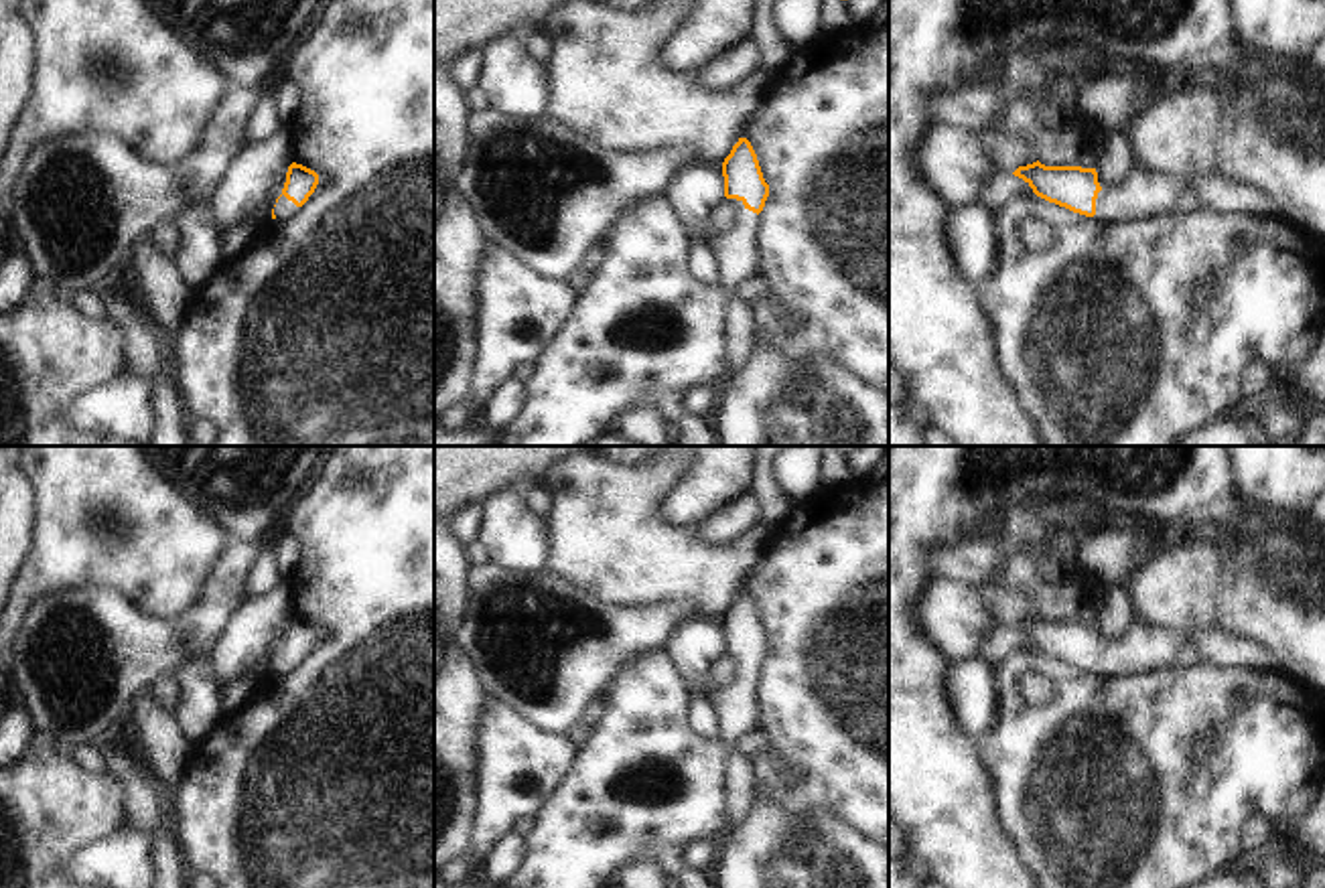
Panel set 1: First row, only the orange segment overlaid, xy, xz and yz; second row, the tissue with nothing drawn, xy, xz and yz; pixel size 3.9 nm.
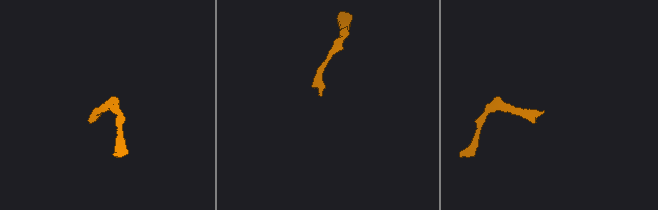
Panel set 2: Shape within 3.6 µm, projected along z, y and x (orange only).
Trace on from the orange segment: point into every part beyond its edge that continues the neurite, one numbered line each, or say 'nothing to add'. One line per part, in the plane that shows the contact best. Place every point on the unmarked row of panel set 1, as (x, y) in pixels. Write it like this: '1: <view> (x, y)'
1: xy (285, 663)

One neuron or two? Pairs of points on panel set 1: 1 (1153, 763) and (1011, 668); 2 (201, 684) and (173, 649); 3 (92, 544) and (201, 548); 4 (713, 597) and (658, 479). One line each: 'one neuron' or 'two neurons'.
1: one neuron
2: two neurons
3: one neuron
4: one neuron

